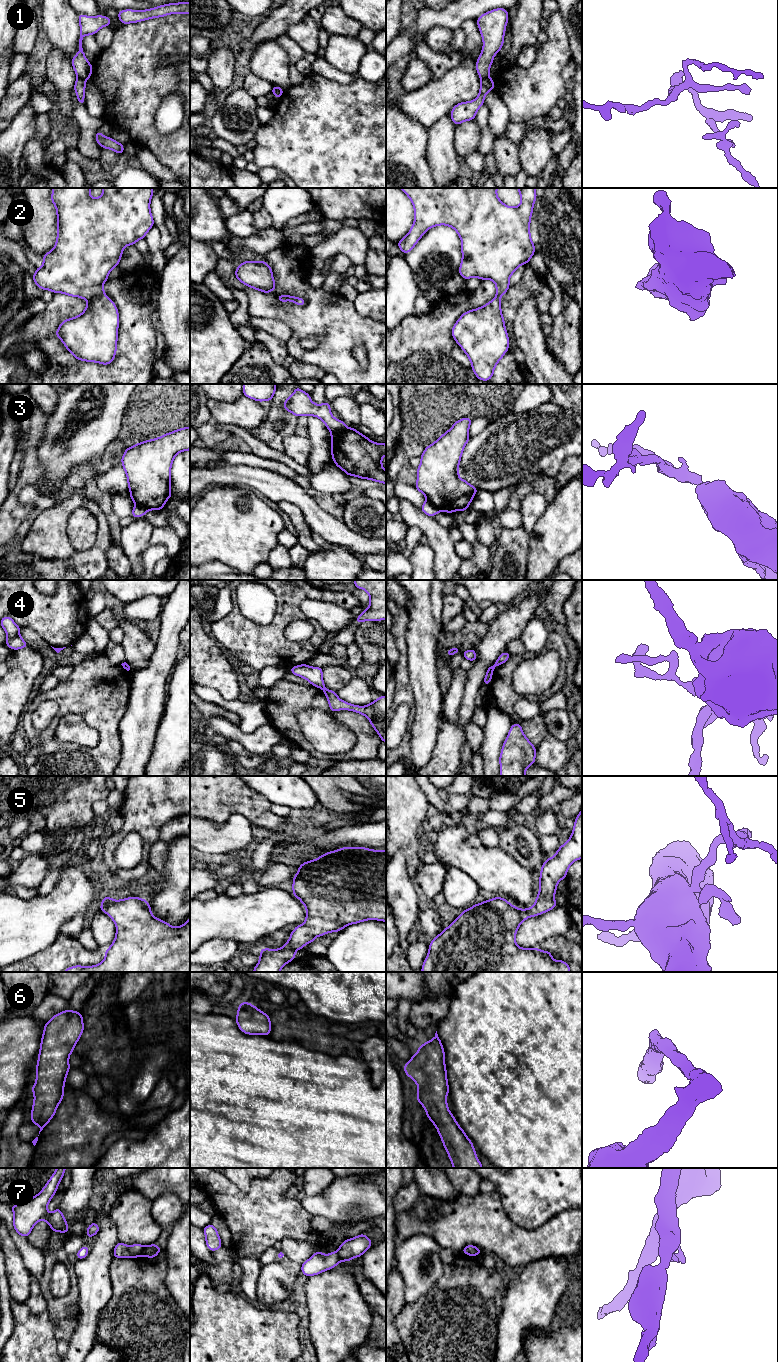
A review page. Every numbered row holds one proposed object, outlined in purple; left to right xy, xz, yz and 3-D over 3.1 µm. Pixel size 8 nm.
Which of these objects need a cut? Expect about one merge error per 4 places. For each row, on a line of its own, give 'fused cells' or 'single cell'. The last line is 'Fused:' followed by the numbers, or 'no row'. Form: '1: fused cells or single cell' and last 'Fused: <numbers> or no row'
1: fused cells
2: single cell
3: fused cells
4: fused cells
5: single cell
6: single cell
7: fused cells
Fused: 1, 3, 4, 7

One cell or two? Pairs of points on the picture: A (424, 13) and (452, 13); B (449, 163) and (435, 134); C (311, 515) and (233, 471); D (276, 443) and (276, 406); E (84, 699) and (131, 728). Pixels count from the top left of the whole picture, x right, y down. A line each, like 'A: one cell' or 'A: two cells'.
A: one cell
B: one cell
C: one cell
D: one cell
E: two cells

